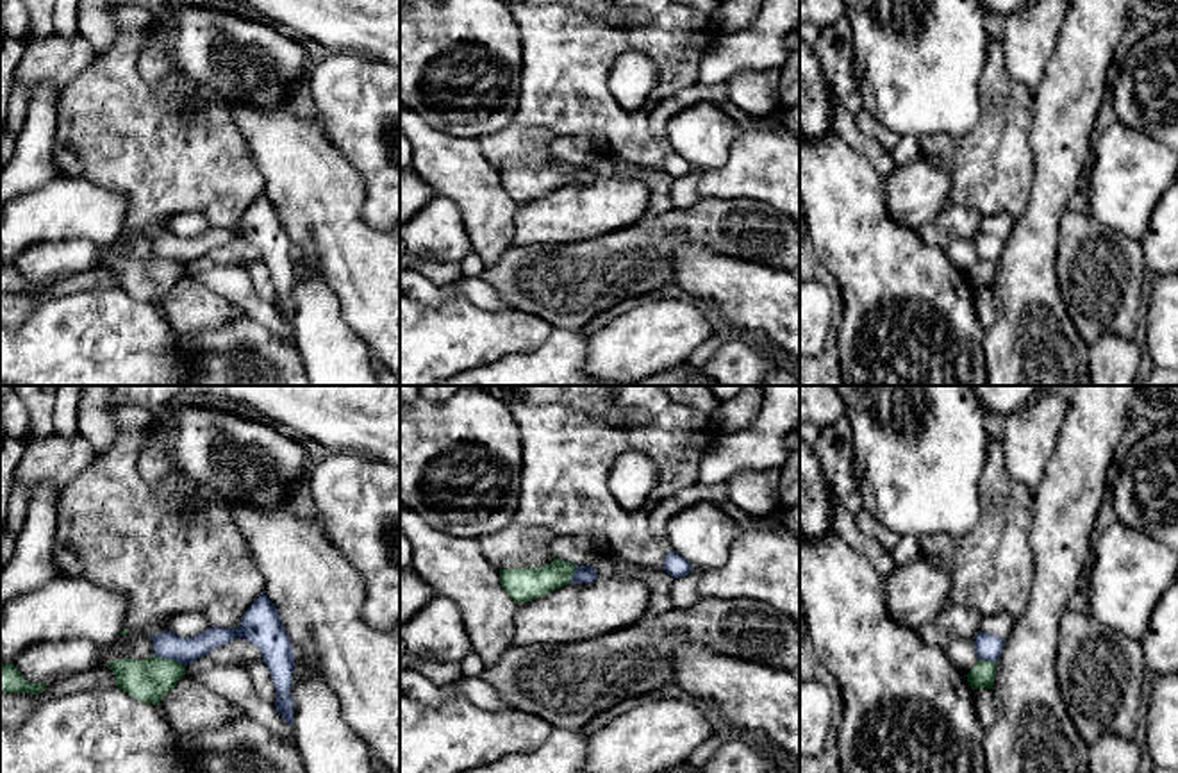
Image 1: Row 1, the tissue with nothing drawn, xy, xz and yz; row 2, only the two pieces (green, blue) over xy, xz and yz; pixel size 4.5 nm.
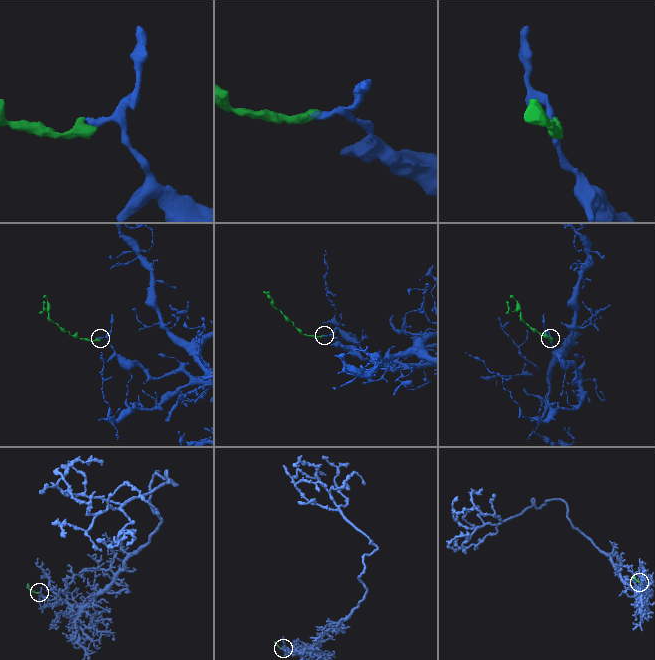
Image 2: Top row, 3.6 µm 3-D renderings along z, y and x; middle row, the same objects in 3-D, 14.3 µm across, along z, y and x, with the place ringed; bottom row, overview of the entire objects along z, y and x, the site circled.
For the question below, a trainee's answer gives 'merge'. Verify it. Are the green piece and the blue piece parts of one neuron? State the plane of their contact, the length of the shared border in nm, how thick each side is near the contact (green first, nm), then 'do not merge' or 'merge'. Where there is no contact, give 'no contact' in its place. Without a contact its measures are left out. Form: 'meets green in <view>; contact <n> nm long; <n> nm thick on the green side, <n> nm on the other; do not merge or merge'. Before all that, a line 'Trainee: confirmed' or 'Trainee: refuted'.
Trainee: confirmed
meets green in xy; contact 160 nm long; 190 nm thick on the green side, 120 nm on the other; merge

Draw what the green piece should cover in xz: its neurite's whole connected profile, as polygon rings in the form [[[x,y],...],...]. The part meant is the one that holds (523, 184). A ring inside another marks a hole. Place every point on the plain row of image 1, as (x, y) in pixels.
[[[562,159],[541,168],[500,170],[500,184],[516,204],[537,200],[568,184],[591,184],[596,179],[600,175],[593,166],[577,166]]]

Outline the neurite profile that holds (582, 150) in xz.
[[[591,134],[555,137],[550,143],[550,152],[553,154],[555,159],[562,159],[577,166],[593,166],[594,162],[607,157],[598,148],[596,137]]]

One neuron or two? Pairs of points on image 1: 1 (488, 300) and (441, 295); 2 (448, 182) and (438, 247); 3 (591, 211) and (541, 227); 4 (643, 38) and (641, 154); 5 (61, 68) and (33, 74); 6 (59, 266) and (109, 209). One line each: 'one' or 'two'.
1: one
2: two
3: one
4: one
5: one
6: two

